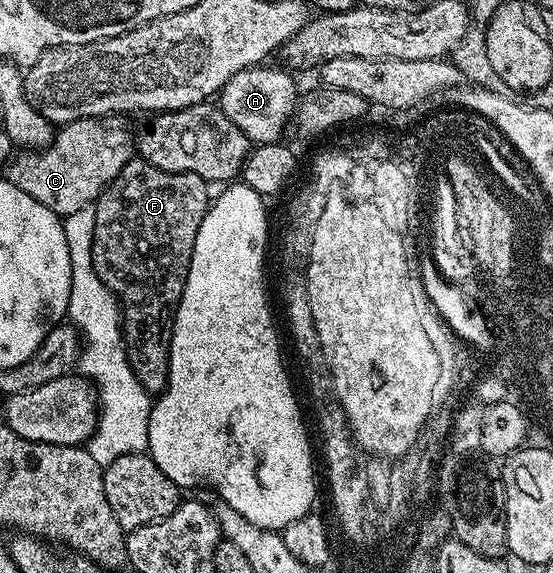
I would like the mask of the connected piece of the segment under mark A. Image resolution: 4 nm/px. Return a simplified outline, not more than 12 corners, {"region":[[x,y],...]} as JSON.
{"region":[[270,64],[236,72],[216,98],[251,143],[274,142],[295,108]]}

